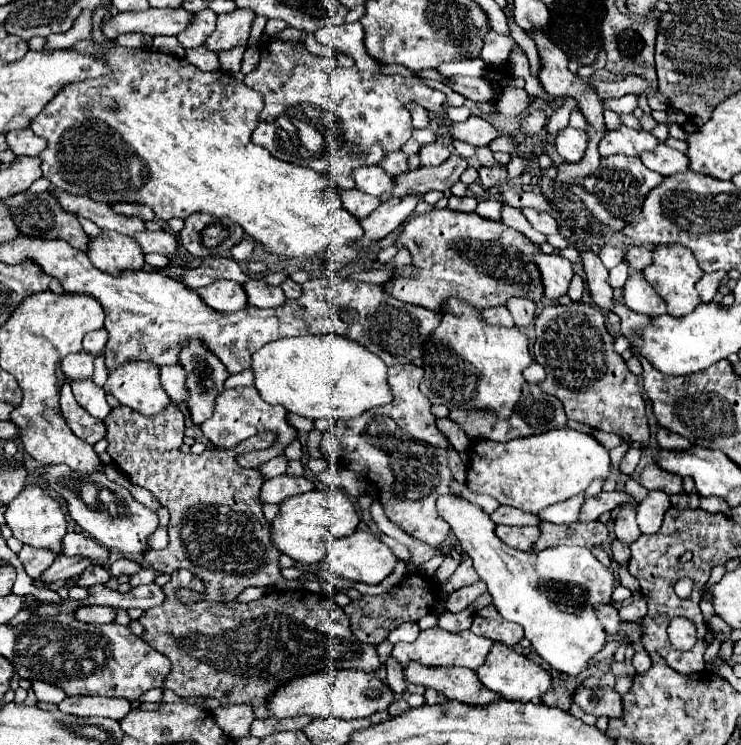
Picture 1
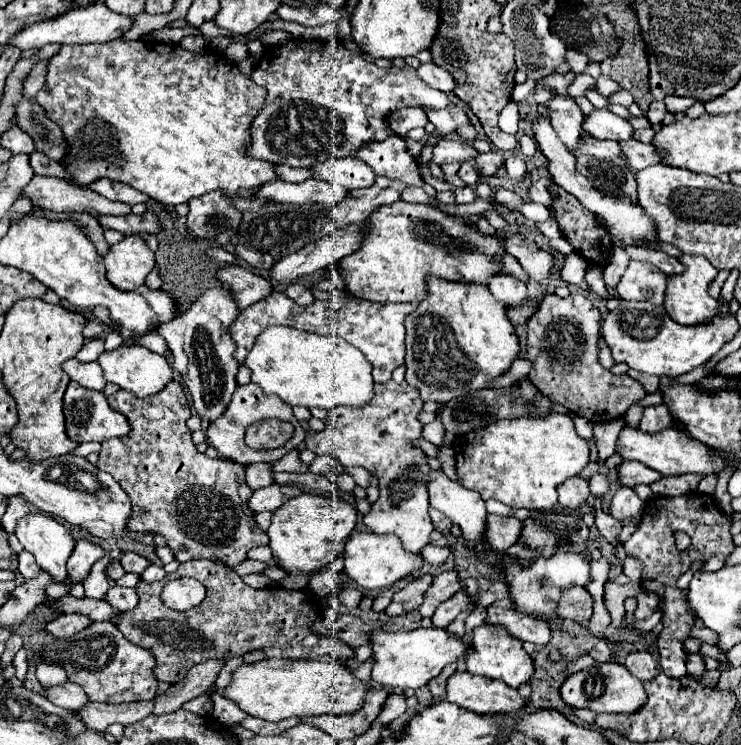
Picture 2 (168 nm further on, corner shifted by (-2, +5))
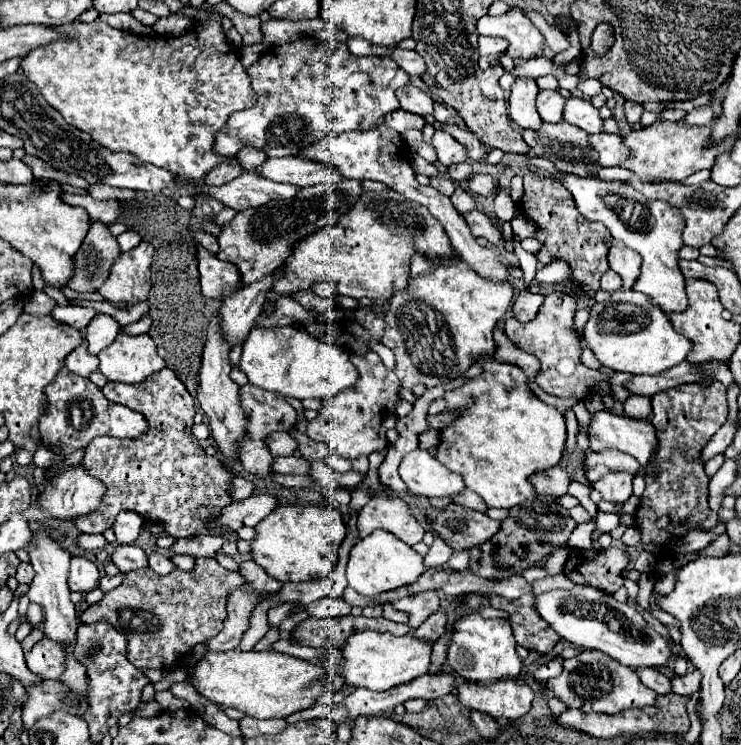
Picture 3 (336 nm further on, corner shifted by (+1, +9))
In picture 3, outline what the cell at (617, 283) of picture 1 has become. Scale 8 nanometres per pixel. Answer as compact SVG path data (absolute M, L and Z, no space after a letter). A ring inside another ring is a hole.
M607 270L603 276L601 276L601 290L607 290L607 292L615 292L621 288L621 276L617 276L613 270Z

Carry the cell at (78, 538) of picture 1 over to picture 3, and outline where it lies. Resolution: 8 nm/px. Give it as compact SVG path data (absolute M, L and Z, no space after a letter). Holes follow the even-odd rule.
M71 558L71 572L69 572L69 590L71 592L89 592L97 586L99 570L87 558Z

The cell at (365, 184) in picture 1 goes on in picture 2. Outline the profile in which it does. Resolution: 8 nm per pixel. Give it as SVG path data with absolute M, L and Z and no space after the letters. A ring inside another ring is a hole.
M336 158L324 164L314 164L312 176L340 184L350 190L370 188L376 180L376 174L372 172L372 168L368 168L362 160L356 160L356 158Z

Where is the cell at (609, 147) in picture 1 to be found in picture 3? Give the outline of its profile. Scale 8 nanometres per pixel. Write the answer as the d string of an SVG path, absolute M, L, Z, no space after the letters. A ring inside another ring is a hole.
M573 96L565 102L563 120L567 120L573 126L579 126L587 134L597 134L603 128L603 120L601 120L597 108L593 108L593 104L589 100L573 98Z

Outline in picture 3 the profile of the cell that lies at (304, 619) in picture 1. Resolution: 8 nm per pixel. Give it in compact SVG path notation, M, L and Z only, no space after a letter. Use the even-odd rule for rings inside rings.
M197 558L191 572L175 568L167 576L159 576L151 568L141 568L123 574L121 586L81 612L79 620L83 624L109 622L117 628L117 632L127 638L127 658L135 668L169 670L175 666L175 660L189 654L195 644L207 642L221 632L227 592L241 584L243 578L239 572L225 570L215 558Z

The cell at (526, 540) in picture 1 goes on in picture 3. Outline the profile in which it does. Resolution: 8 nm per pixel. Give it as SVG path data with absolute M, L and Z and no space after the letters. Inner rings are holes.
M447 504L445 508L427 508L427 522L431 530L453 550L469 550L483 544L497 534L501 522L491 520L487 514L469 510L461 504Z

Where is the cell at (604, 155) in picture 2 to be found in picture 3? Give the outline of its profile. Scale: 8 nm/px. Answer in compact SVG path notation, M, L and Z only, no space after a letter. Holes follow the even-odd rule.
M561 120L557 124L543 122L541 128L537 128L537 130L523 130L523 140L531 148L533 156L549 158L557 170L585 176L597 168L597 152L587 144L587 134L581 128L577 128L565 120Z

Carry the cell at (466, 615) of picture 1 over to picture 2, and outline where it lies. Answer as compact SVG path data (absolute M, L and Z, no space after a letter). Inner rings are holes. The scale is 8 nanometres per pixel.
M478 606L468 614L468 618L466 618L466 640L472 638L472 632L484 622L484 618L486 618L486 610L478 608Z

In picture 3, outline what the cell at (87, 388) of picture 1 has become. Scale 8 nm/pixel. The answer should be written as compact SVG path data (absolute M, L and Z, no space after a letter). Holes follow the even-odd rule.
M81 342L81 346L77 346L65 360L65 366L79 374L79 376L89 376L91 372L95 372L99 368L99 358L89 354L85 348L85 342Z

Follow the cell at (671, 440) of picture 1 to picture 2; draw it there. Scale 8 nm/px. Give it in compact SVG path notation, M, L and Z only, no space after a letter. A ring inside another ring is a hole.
M664 404L658 406L646 406L642 420L640 420L640 430L644 432L662 432L664 428L674 428L674 418L668 412Z

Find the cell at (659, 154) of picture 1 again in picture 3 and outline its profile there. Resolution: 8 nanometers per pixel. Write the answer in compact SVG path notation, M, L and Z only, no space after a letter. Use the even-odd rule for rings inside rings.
M599 132L597 136L589 136L589 146L599 154L599 166L617 166L627 160L629 150L623 146L623 140L617 134Z

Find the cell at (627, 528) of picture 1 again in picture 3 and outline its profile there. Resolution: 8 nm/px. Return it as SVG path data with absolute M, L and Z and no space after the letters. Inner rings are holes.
M609 472L609 476L597 480L593 488L599 490L605 500L623 504L631 496L631 480L633 476L627 472Z

